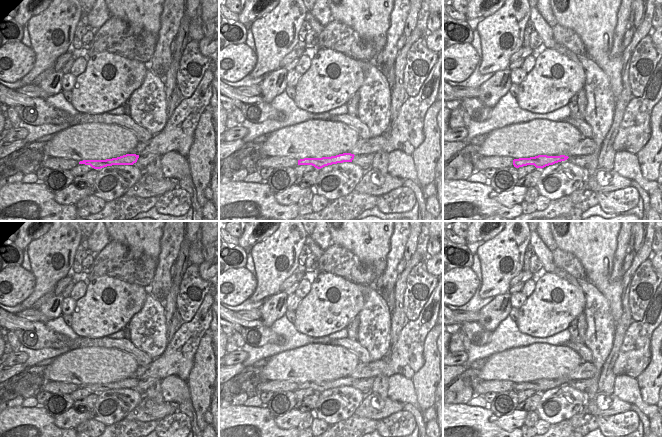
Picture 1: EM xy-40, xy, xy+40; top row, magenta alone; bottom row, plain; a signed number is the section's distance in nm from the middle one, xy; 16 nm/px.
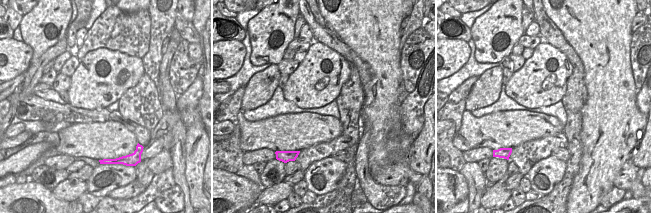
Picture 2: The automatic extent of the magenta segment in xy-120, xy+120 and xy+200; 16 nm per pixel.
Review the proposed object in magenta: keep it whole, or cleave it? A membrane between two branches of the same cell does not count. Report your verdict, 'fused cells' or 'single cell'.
single cell

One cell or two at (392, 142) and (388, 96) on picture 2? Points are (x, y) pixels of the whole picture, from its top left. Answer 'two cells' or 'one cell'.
one cell

